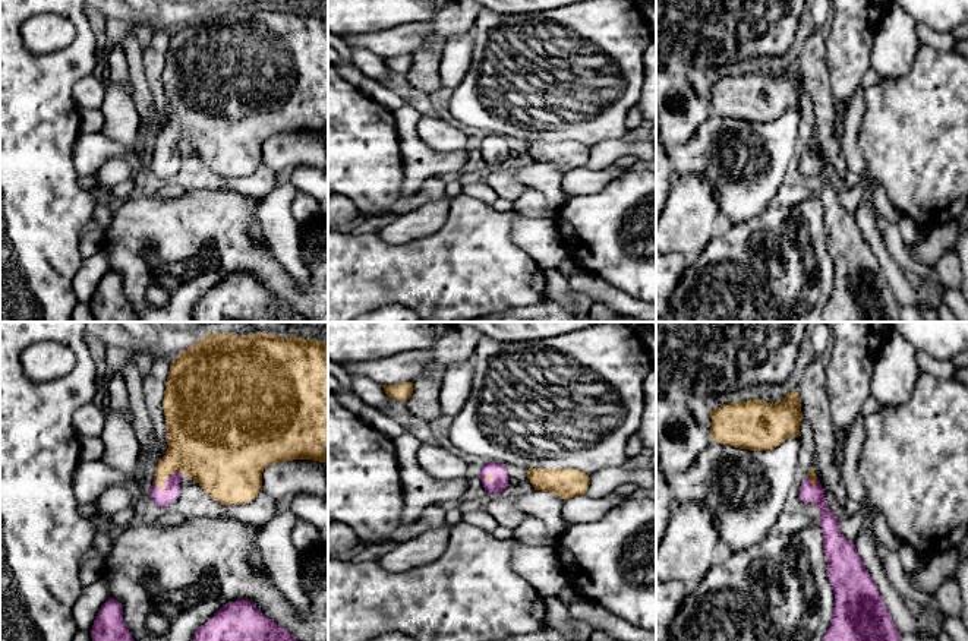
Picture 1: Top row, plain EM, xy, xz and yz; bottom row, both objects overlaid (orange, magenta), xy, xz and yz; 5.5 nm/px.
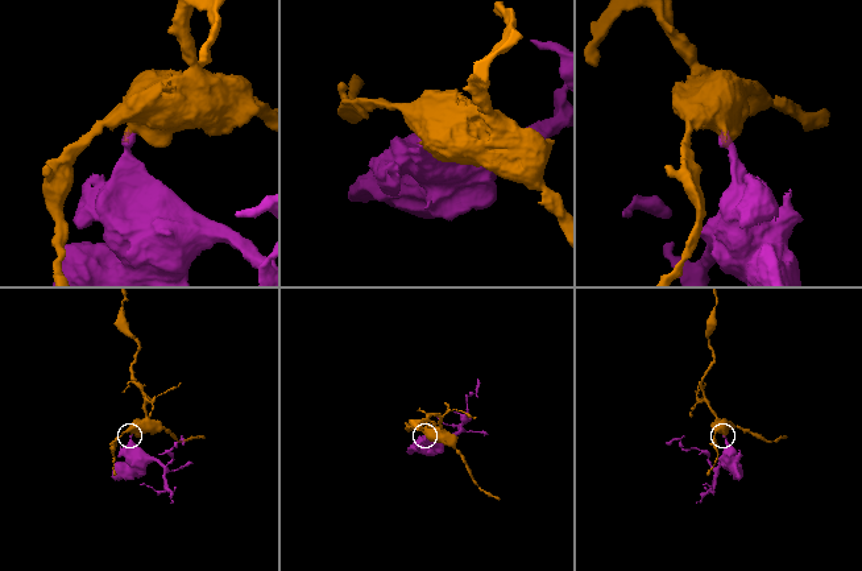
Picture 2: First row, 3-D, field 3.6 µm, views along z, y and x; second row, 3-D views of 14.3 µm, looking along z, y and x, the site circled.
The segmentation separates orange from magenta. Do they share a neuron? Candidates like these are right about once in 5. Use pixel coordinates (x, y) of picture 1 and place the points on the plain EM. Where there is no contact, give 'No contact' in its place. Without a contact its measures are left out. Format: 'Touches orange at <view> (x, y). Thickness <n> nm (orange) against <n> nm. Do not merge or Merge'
Touches orange at xy (164, 152). Thickness 300 nm (orange) against 90 nm. Merge

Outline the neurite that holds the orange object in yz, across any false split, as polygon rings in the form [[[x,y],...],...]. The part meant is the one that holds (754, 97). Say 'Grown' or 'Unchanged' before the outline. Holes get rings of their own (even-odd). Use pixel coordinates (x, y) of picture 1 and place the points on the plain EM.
Unchanged. [[[797,63],[786,66],[781,75],[747,72],[728,75],[710,82],[710,110],[721,117],[750,123],[769,123],[791,108],[801,108],[804,89]]]

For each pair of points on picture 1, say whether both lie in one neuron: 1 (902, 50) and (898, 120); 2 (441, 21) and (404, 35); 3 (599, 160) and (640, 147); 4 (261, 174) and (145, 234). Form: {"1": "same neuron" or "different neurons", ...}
{"1": "different neurons", "2": "same neuron", "3": "same neuron", "4": "different neurons"}

